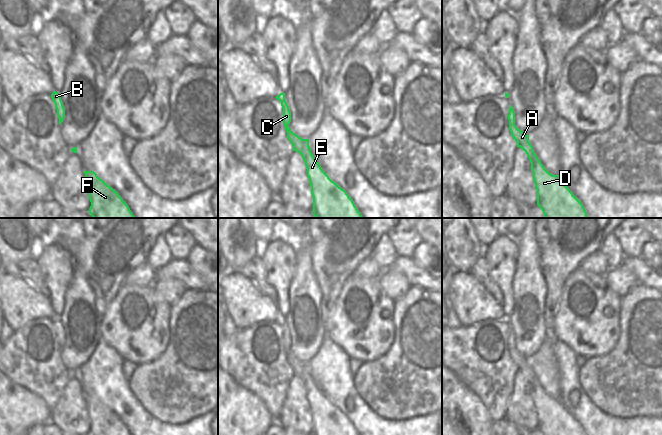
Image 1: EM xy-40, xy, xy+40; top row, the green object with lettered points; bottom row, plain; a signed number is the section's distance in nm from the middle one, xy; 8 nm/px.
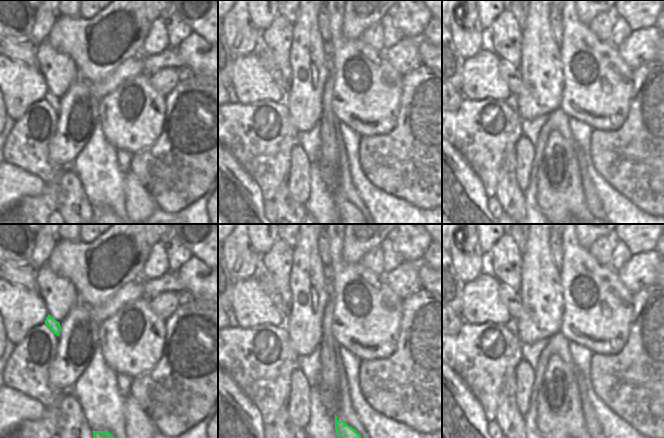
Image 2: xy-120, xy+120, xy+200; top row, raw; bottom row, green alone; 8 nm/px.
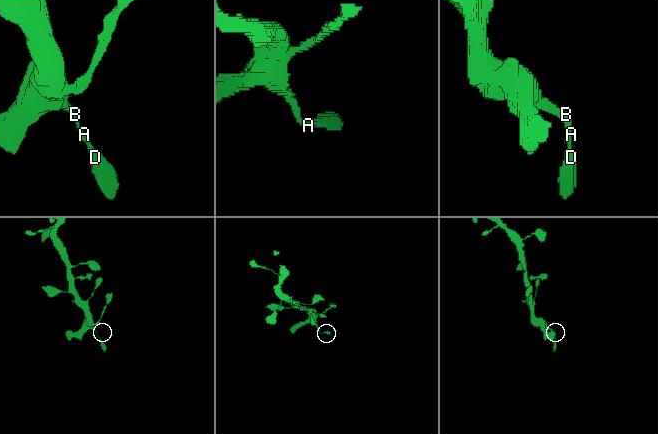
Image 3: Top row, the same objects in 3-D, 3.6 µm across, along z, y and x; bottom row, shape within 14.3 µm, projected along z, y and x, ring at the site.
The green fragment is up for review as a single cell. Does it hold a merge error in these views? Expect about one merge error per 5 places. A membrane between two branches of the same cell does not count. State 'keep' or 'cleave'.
keep

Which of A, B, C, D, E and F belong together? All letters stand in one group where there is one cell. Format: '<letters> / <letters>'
A B C D E F

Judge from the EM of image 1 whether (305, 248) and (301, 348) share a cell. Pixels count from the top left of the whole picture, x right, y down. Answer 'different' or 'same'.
same

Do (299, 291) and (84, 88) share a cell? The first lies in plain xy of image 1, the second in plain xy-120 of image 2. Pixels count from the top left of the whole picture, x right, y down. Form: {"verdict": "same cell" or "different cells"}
{"verdict": "same cell"}

